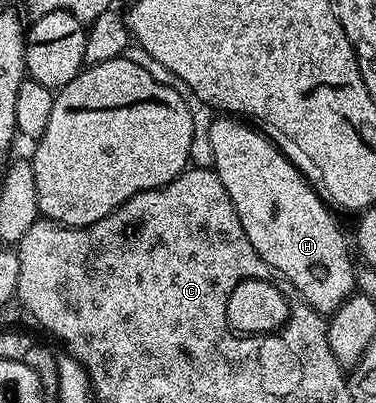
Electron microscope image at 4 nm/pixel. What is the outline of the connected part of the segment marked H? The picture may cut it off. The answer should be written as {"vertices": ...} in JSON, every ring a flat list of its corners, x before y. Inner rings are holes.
{"vertices":[[235,117,212,118,209,141,213,141,213,169,221,185,225,185,225,193,229,193,233,209,237,209,237,217,241,221,241,229,245,229,245,237,249,237,249,245,257,249,261,261,279,272,287,285,320,315,330,316,355,291,356,264,351,263,348,236,347,239,343,236,338,221,331,216,332,208,324,202,318,190,280,153,279,148,262,130,246,127,243,123,246,122]]}

